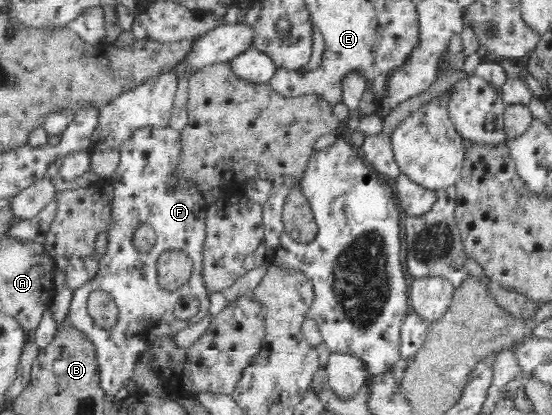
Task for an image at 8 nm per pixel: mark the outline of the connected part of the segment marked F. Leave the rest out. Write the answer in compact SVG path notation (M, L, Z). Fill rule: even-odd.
M148 127L135 130L118 150L121 160L111 177L112 220L106 230L106 252L100 258L96 276L86 282L84 290L76 289L71 299L68 319L96 347L101 387L110 395L123 394L126 382L134 374L134 364L155 340L174 336L183 328L200 322L208 313L210 295L202 279L202 244L209 204L195 182L175 178L184 157L181 138L181 131L172 127ZM140 225L152 227L156 235L155 244L147 253L140 252L133 243L134 233ZM166 251L186 253L193 262L188 282L172 291L162 288L158 280L157 260ZM91 290L104 290L114 298L118 315L110 330L95 325L88 314L86 305ZM186 296L200 302L199 311L190 319L177 319L174 315L176 302Z

